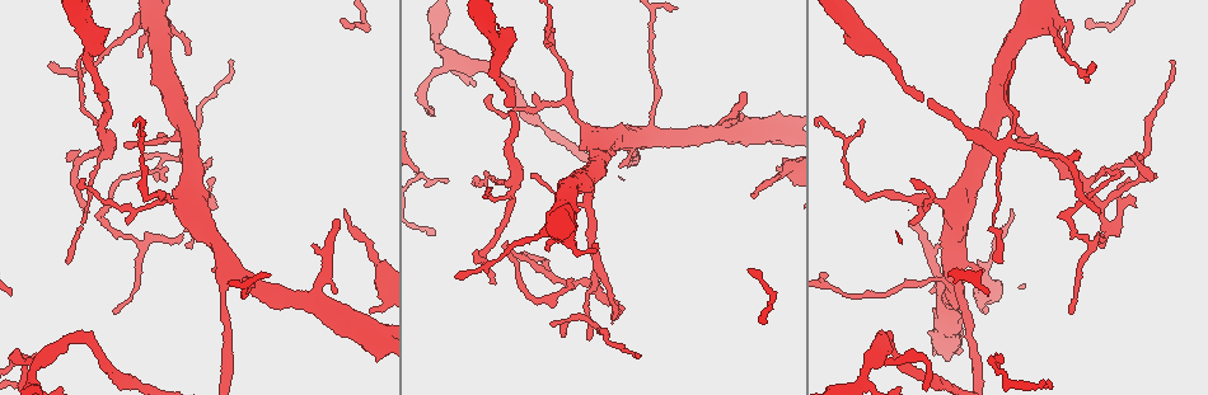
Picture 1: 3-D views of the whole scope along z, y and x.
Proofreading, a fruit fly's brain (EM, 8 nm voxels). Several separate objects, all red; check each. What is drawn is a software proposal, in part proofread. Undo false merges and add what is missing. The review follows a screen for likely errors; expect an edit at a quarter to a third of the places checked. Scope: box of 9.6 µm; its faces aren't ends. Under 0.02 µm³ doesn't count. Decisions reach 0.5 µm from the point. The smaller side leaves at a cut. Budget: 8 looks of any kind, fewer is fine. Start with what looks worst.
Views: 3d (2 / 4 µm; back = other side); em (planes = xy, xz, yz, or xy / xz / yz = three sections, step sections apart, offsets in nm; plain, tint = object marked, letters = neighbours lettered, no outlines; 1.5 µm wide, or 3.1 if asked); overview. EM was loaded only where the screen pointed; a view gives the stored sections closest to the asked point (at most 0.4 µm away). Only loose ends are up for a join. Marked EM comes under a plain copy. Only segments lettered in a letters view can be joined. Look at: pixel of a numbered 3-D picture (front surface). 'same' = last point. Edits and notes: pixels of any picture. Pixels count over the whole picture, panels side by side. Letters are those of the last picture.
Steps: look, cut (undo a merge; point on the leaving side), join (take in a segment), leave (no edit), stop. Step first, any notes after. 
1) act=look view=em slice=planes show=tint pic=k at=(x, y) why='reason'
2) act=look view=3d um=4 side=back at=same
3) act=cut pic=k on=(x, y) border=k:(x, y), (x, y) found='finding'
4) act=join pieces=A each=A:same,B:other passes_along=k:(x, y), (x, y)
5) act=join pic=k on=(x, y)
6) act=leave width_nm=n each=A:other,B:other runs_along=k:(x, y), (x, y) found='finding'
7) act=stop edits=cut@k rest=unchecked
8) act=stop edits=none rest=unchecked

act=look view=em slice=xy step=4 show=letters pic=1 at=(1015, 61) why='thin end'

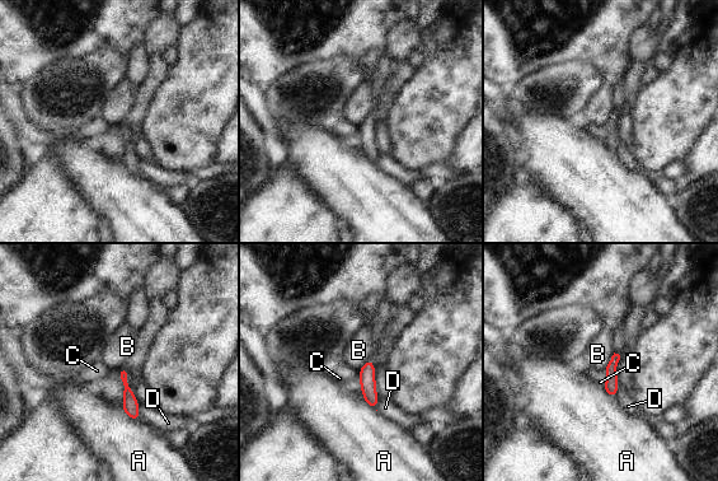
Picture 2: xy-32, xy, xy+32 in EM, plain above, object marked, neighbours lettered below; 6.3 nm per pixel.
act=look view=em slice=planes show=letters at=same why='cut it another way'

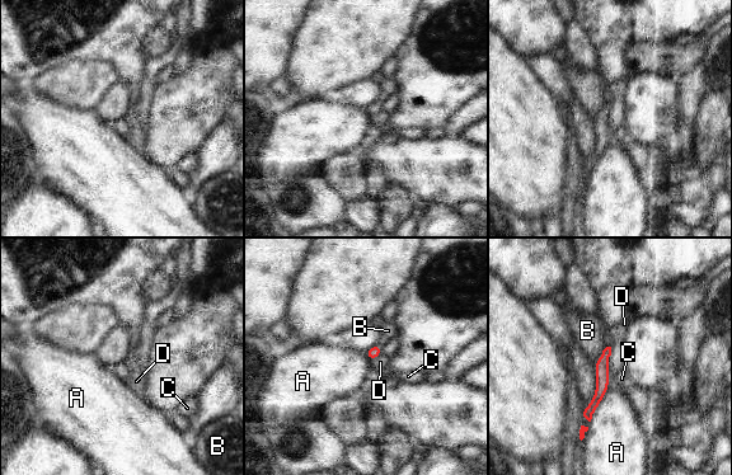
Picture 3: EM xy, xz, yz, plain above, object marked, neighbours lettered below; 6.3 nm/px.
act=leave longest_contact=D:280nm each=A:other,B:other,C:other,D:other found='none of them fits'

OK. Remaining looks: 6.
act=look view=em slice=xy step=8 show=letters pic=1 at=(334, 293) why='free end'

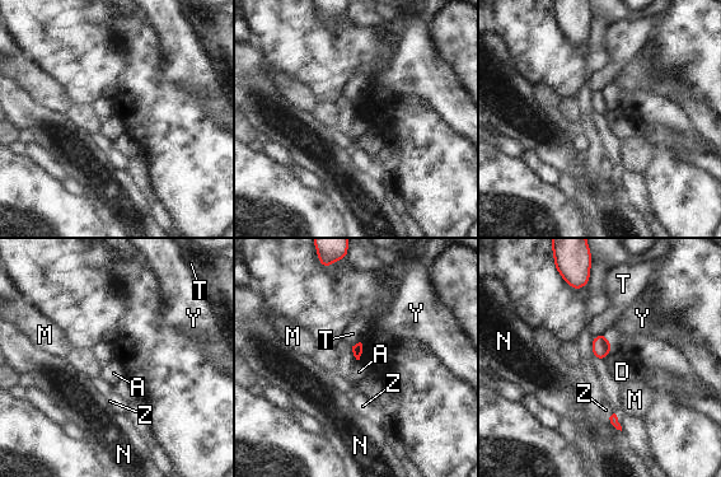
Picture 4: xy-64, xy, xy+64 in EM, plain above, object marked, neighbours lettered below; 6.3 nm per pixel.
act=look view=em slice=planes show=letters at=same

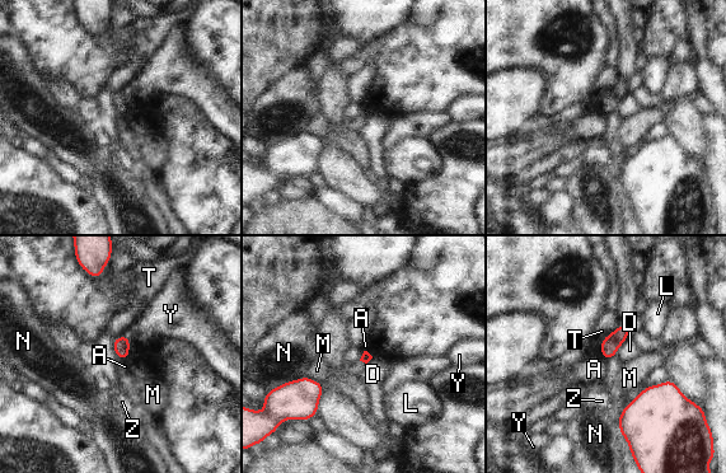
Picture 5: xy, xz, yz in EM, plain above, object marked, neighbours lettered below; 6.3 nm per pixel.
act=leave longest_contact=N:170nm each=A:other,D:other,L:other,M:other,N:other,T:other,Y:other,Z:other border=5:(600, 356), (605, 360) found='none of them fits'

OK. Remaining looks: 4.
act=look view=em slice=xz step=8 show=tint pic=1 at=(338, 218)

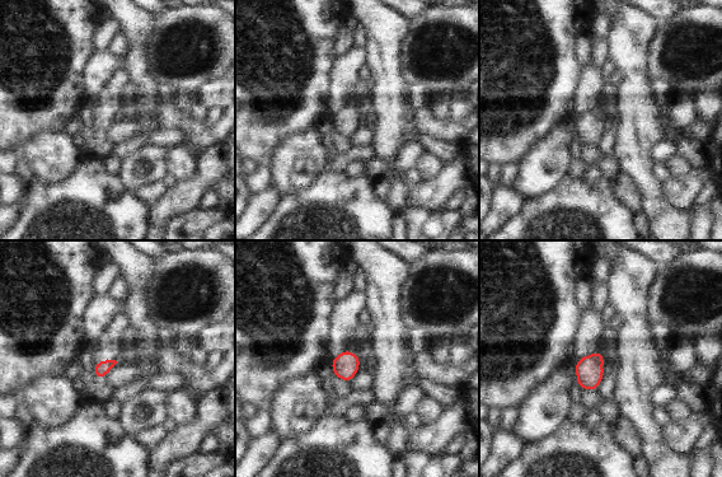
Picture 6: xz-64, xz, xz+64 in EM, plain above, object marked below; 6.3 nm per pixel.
act=look view=em slice=planes show=letters at=same why='another direction'

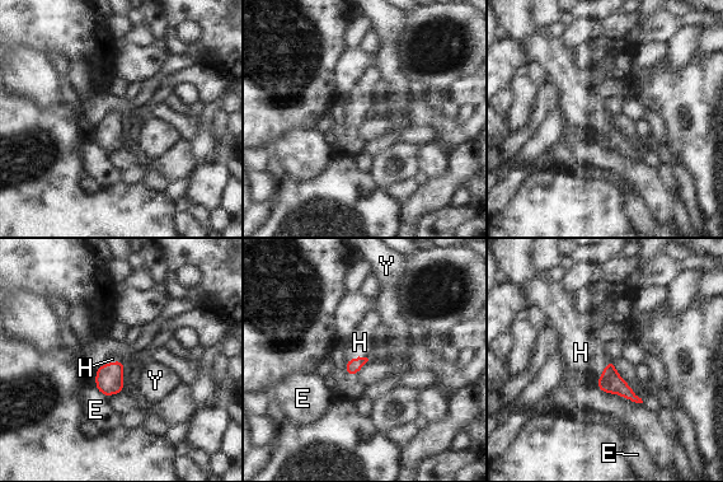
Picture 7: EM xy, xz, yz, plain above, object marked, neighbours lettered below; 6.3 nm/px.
act=join pieces=H each=E:other,H:same,Y:other passes_along=7:(353, 365), (356, 359), (360, 342) found='it goes on there'

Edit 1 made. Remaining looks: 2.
act=stop edits=join@7 rest=unchecked

